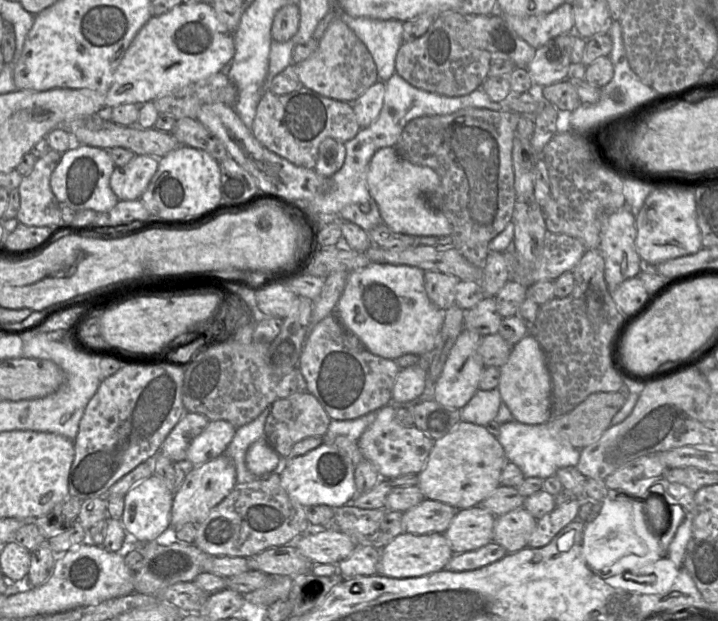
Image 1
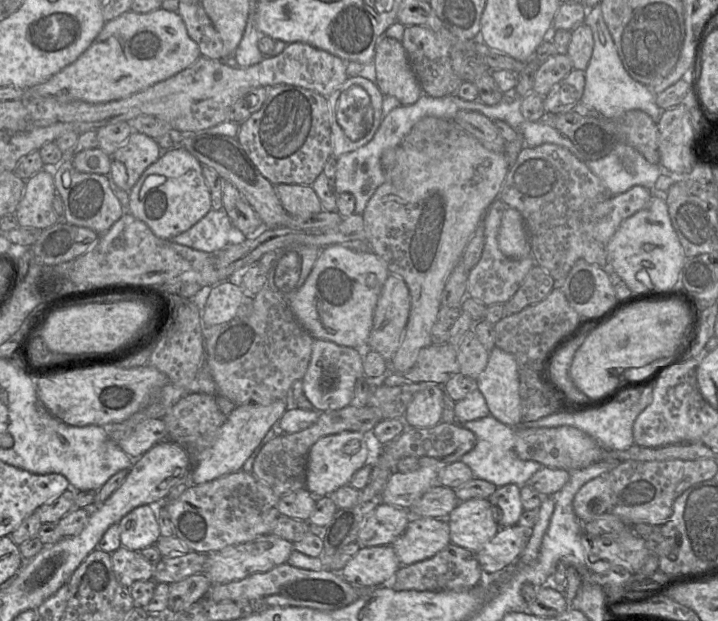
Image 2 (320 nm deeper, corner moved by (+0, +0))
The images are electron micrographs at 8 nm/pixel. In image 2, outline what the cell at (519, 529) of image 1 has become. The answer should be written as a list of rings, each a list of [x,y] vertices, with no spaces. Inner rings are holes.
[[[488,499],[460,502],[446,518],[451,544],[478,552],[500,530]]]

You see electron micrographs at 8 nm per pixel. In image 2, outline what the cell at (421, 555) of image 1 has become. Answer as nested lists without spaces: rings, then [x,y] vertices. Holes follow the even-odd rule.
[[[391,545],[361,548],[340,575],[351,585],[379,587],[389,584],[401,567]]]

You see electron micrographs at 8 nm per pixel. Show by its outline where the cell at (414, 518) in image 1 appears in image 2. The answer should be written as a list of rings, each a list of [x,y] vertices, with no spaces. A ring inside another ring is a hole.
[[[381,504],[366,518],[356,542],[361,548],[392,545],[404,533],[411,519],[408,510]]]

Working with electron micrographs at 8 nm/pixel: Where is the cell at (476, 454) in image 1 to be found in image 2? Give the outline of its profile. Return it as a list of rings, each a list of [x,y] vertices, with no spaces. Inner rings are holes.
[[[428,460],[414,472],[394,472],[384,490],[383,504],[410,510],[427,491],[441,486],[438,475],[445,466],[440,461]]]

